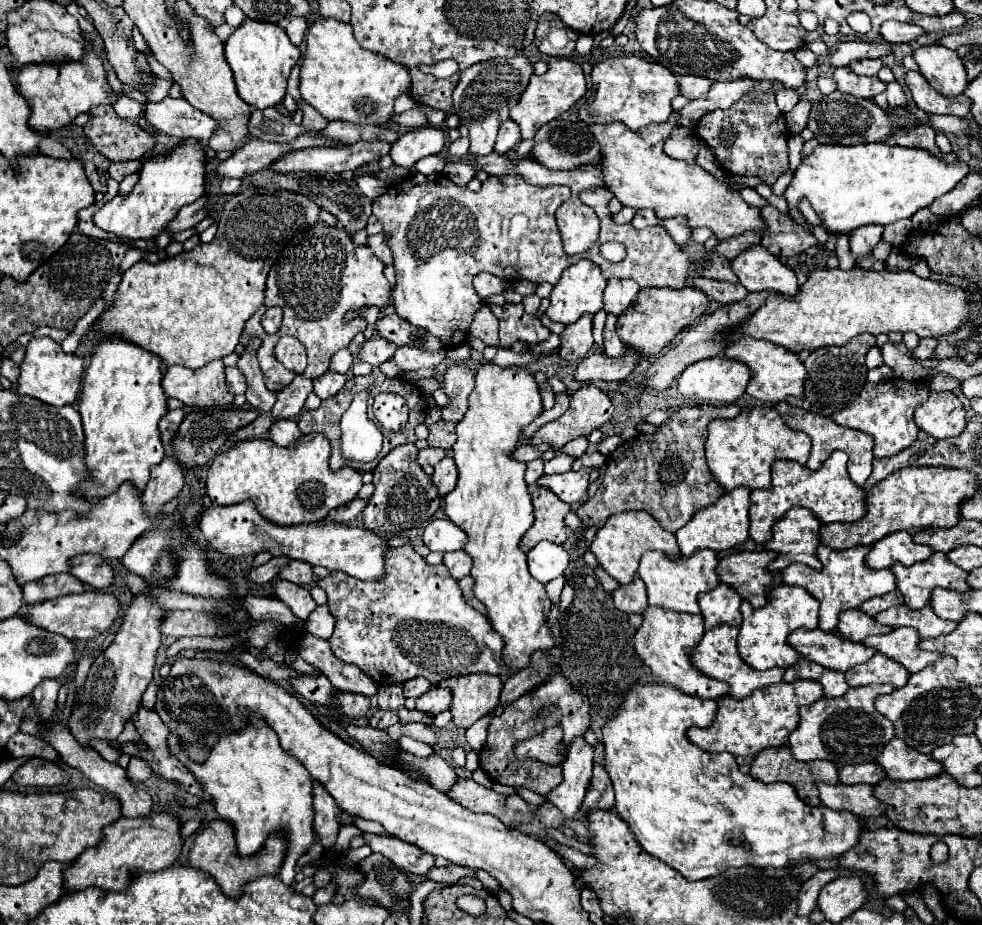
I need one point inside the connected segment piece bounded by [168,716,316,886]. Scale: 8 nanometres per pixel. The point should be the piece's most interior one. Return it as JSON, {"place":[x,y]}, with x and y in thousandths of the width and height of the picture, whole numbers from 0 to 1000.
{"place":[260,850]}

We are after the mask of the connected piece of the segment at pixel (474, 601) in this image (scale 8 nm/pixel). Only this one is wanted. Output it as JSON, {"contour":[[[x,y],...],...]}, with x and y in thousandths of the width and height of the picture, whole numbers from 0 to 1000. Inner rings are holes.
{"contour":[[[475,623],[475,625],[470,625],[468,629],[468,638],[470,638],[470,642],[473,642],[473,646],[475,646],[475,651],[479,653],[479,655],[483,655],[489,664],[497,664],[497,659],[495,659],[495,655],[483,644],[483,625],[481,623]]]}

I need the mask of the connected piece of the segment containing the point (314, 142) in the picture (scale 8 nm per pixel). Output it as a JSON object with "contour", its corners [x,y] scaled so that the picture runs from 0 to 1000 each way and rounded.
{"contour":[[[305,147],[301,149],[301,154],[293,154],[293,156],[279,156],[279,154],[269,154],[269,151],[261,151],[255,149],[251,154],[248,160],[240,162],[234,171],[226,173],[220,179],[220,188],[224,192],[251,192],[263,184],[269,184],[273,179],[273,175],[279,175],[281,171],[287,171],[289,164],[295,164],[297,160],[318,160],[318,158],[332,158],[332,156],[340,156],[340,151],[334,151],[332,147]]]}

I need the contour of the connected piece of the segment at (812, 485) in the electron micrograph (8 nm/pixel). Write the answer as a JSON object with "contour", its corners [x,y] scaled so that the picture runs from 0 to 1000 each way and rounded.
{"contour":[[[857,486],[847,489],[845,495],[837,502],[837,506],[831,510],[807,497],[788,499],[786,502],[786,528],[768,530],[764,534],[764,582],[770,588],[778,590],[778,586],[784,584],[786,569],[790,566],[790,562],[798,560],[807,547],[819,547],[827,551],[831,560],[835,560],[837,566],[872,564],[880,560],[884,554],[882,532],[866,519],[862,510],[862,499],[864,499],[864,491]]]}

